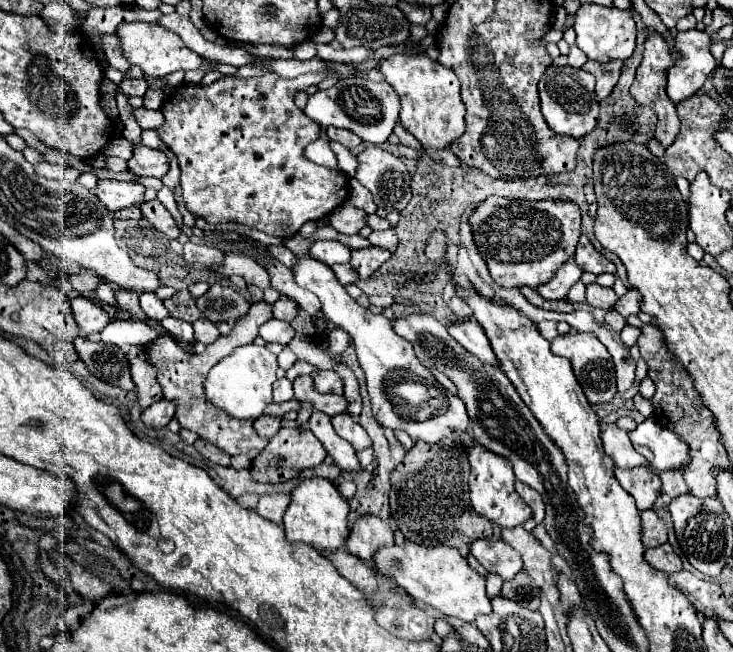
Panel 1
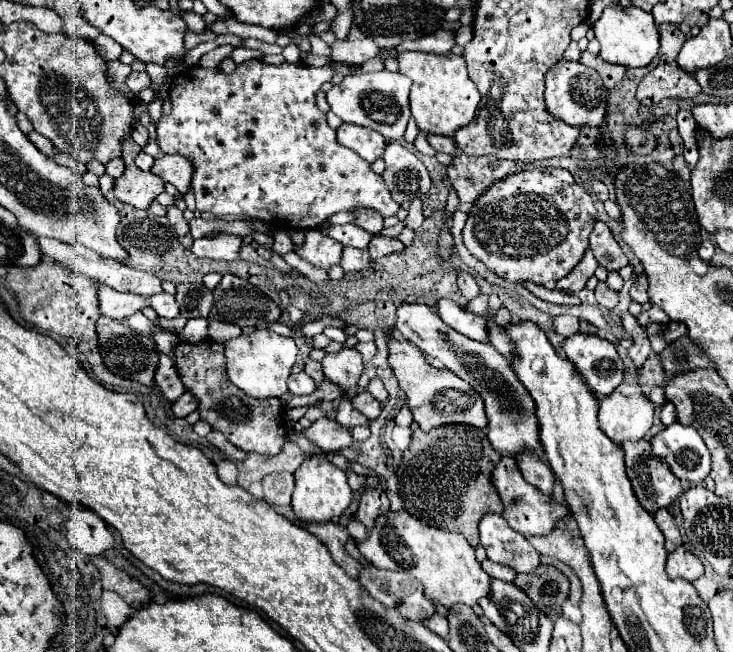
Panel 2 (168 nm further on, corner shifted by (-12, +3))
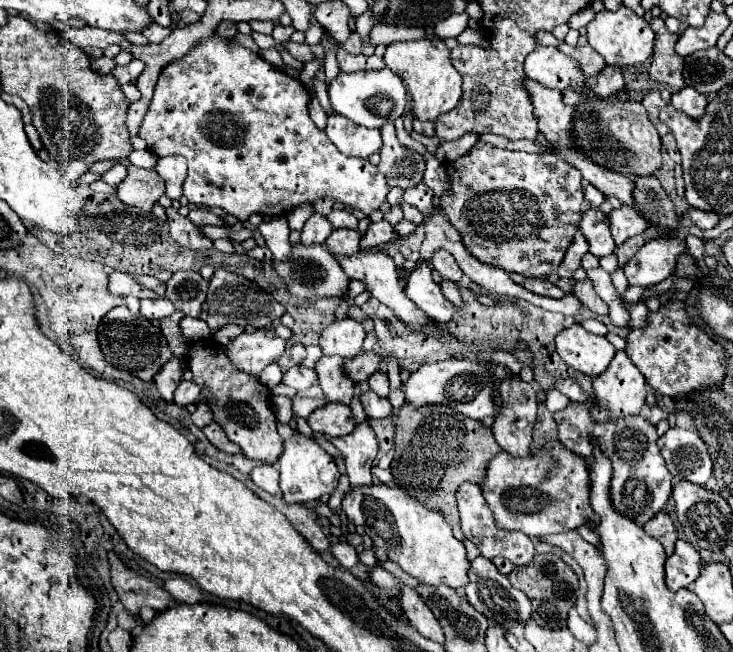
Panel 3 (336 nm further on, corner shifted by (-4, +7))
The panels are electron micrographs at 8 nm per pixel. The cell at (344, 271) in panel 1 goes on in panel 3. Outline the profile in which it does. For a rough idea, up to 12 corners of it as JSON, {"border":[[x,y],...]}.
{"border":[[334,230],[326,248],[334,258],[360,250],[356,230]]}

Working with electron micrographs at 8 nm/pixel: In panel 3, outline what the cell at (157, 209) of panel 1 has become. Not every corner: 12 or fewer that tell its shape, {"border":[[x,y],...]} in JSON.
{"border":[[168,208],[170,236],[180,246],[210,250],[204,238],[188,218]]}

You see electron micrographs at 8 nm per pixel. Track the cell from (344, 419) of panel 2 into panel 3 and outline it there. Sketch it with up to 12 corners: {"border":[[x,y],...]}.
{"border":[[322,356],[314,370],[328,402],[350,406],[354,382],[342,358]]}

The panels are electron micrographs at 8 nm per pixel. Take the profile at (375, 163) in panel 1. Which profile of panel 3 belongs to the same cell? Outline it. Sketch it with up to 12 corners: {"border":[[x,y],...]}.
{"border":[[394,124],[380,128],[378,170],[402,190],[422,182],[424,158],[396,140]]}

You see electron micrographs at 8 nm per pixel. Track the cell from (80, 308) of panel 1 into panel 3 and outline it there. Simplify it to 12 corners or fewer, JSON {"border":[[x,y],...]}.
{"border":[[112,272],[108,292],[112,296],[156,298],[156,294],[130,274]]}

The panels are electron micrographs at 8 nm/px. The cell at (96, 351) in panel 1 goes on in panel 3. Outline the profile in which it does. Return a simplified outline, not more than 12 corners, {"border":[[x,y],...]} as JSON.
{"border":[[116,306],[98,326],[104,358],[146,382],[172,358],[158,324]]}

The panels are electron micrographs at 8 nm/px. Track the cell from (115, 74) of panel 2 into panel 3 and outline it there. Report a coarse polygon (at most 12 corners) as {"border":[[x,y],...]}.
{"border":[[106,56],[92,58],[92,70],[110,74],[116,62]]}

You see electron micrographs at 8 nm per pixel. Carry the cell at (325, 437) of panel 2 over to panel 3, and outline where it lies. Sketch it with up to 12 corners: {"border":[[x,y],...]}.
{"border":[[328,402],[308,416],[308,426],[326,436],[354,430],[348,406]]}

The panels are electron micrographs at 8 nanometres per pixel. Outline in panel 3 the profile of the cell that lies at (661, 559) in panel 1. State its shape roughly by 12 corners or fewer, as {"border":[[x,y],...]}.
{"border":[[684,540],[666,558],[666,586],[688,588],[700,576],[700,554]]}

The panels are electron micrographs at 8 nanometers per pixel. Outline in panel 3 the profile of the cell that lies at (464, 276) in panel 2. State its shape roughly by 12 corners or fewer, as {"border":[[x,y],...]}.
{"border":[[436,250],[432,266],[444,278],[460,282],[464,272],[446,250]]}

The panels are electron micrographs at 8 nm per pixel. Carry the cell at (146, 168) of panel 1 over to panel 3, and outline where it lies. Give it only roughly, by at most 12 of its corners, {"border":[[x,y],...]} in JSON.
{"border":[[158,158],[154,170],[166,182],[166,196],[180,200],[186,160]]}

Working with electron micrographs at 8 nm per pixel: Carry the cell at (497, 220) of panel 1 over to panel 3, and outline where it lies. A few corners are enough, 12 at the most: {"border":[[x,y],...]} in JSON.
{"border":[[482,142],[448,162],[442,212],[476,260],[558,270],[580,170]]}

